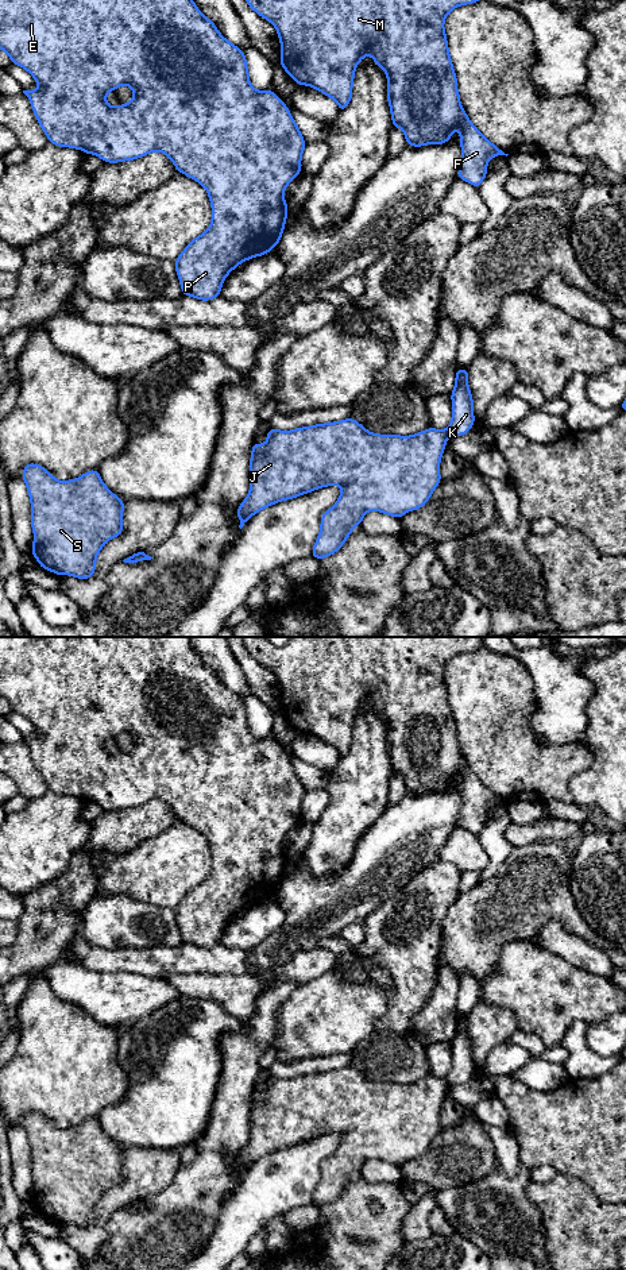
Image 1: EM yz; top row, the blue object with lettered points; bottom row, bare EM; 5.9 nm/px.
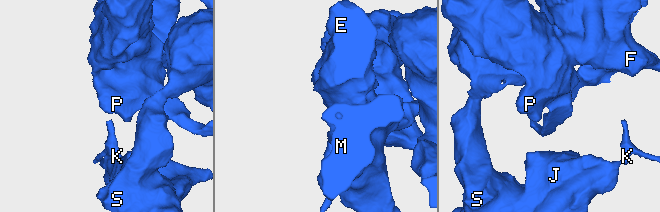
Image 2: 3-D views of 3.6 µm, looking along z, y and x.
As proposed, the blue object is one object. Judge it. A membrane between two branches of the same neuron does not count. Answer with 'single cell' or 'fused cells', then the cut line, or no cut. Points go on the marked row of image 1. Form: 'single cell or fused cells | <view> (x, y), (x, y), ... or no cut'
fused cells | yz (445, 431), (449, 436)

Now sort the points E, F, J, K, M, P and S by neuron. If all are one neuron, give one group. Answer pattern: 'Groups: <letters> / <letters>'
Groups: E F J M P S / K

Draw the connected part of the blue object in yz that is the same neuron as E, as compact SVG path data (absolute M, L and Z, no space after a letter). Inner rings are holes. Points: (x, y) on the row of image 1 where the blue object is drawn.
M0 0L0 49L8 54L12 63L26 69L38 82L38 90L23 90L23 93L30 99L34 115L50 143L94 154L109 163L134 161L159 151L171 159L179 173L196 180L206 189L212 204L212 223L175 259L183 296L202 301L219 297L225 277L237 265L266 255L278 246L289 213L283 190L302 170L301 157L306 143L286 104L271 89L260 92L251 86L243 50L227 40L215 23L200 12L193 0ZM121 85L132 88L134 99L128 104L111 107L105 96Z

